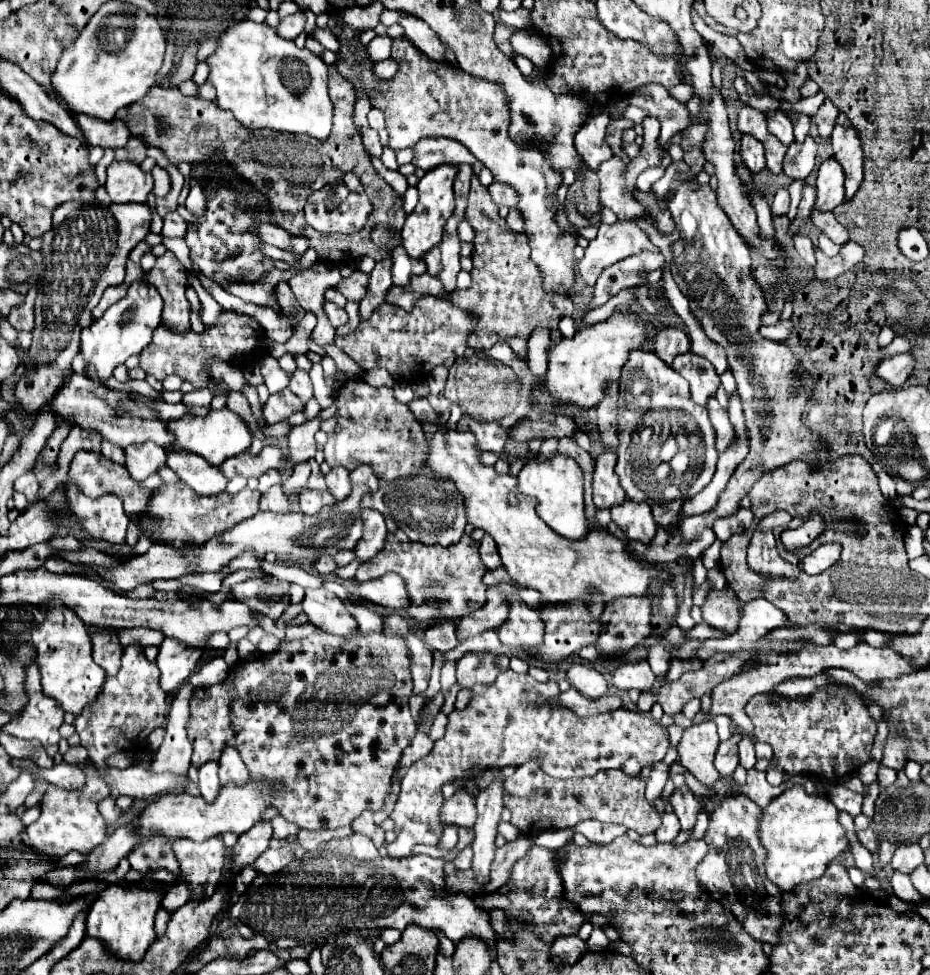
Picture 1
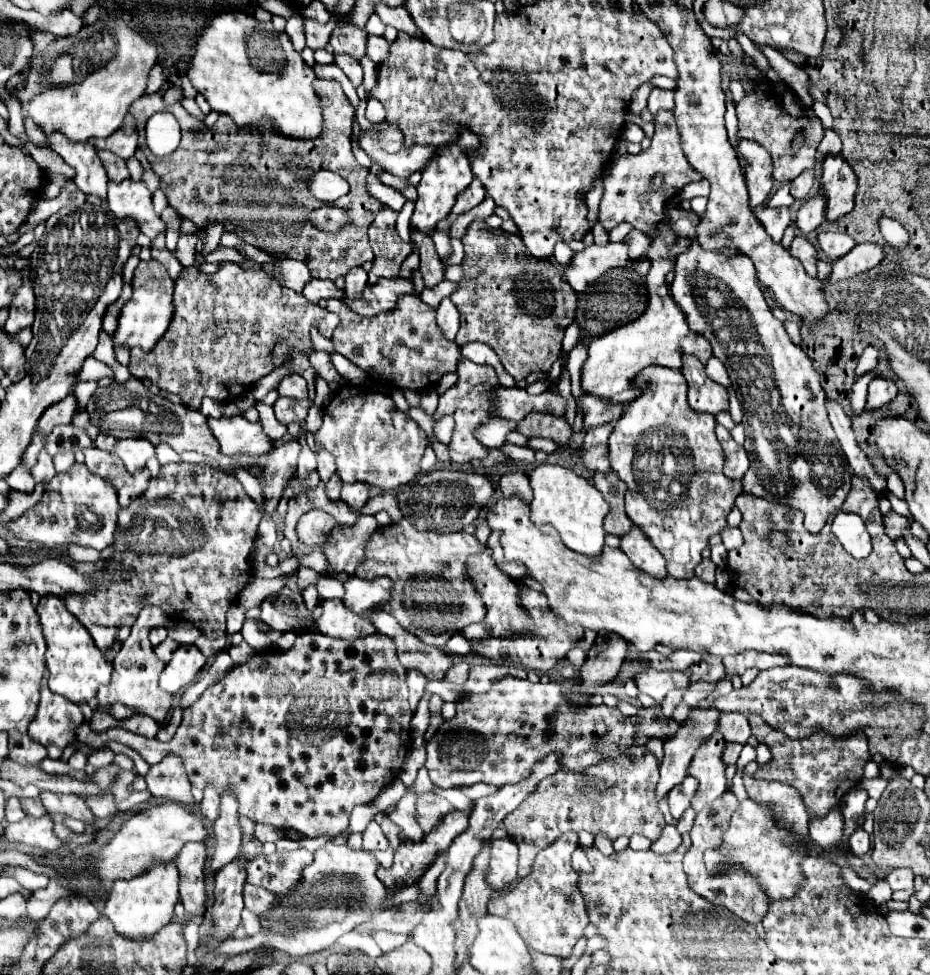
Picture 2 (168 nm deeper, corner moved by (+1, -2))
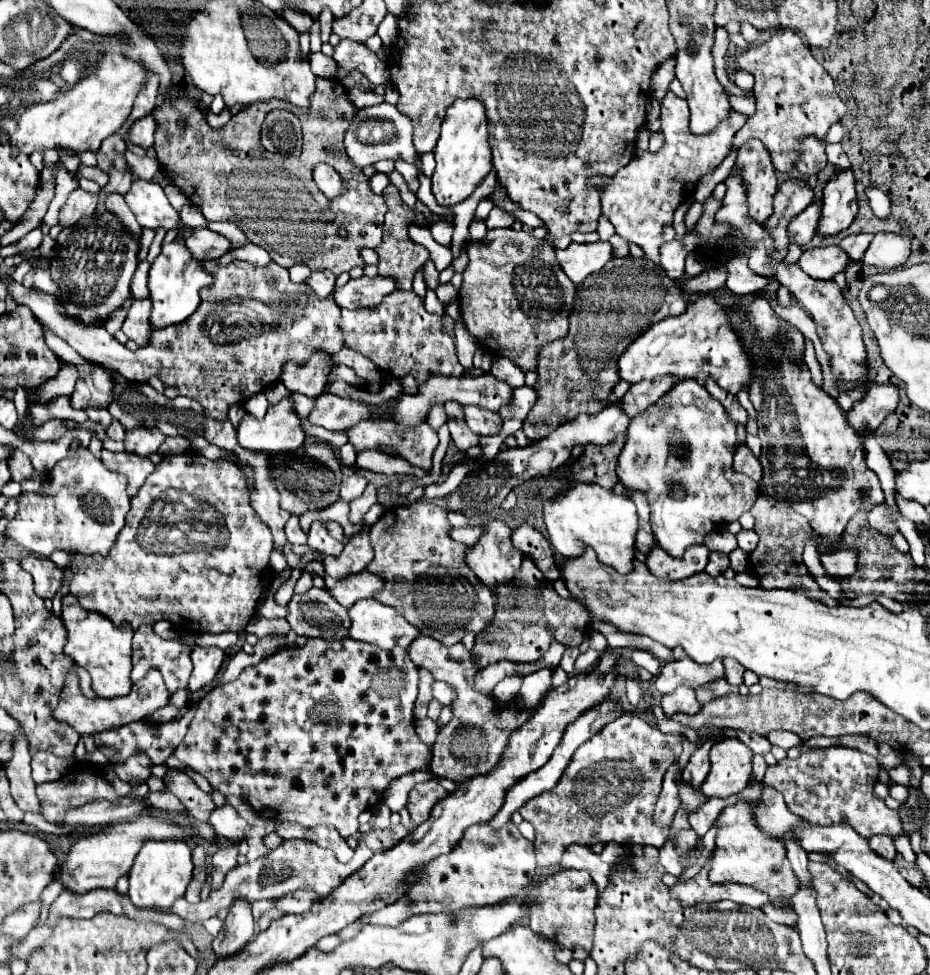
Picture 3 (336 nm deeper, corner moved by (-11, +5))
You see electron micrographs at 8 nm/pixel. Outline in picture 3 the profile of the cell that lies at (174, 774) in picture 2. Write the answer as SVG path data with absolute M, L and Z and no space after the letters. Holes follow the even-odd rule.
M168 770L168 774L164 776L164 782L166 782L166 788L184 804L186 812L192 818L200 822L206 822L210 818L212 810L216 808L210 794L202 792L186 772Z

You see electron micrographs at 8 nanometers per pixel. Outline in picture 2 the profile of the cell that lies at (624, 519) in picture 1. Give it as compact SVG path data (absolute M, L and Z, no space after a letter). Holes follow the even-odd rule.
M632 525L632 529L620 537L620 549L644 573L660 579L666 577L666 563L662 553L654 549L654 545L648 541L648 537L644 537L644 533L640 533L640 529L636 529L636 525Z

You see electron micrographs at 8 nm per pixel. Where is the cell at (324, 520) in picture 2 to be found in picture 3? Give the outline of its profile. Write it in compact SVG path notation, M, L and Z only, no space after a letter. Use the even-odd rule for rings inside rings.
M318 520L312 522L312 526L310 526L306 546L308 546L312 552L320 552L320 554L326 554L326 556L336 556L336 554L340 554L340 550L342 550L342 544L336 542L336 540L328 534L326 526L324 526L322 522L318 522Z

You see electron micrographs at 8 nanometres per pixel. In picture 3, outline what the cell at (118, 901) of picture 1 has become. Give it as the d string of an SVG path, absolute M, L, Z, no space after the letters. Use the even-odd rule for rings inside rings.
M148 840L134 860L130 870L128 896L138 908L168 910L178 898L184 896L192 878L192 848L184 840Z

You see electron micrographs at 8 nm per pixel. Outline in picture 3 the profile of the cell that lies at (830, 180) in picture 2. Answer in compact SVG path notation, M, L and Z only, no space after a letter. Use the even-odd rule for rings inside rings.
M842 170L834 174L832 180L824 186L822 216L818 222L820 236L834 236L852 224L858 212L854 186L856 186L856 180L852 170Z

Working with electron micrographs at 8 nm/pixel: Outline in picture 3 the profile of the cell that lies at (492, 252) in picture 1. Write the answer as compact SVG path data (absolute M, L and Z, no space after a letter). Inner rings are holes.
M492 230L486 242L470 242L466 252L470 264L458 298L462 322L480 348L512 360L522 372L536 370L536 352L568 333L568 310L576 296L576 286L560 270L552 244L518 230ZM548 314L556 315L548 320Z

